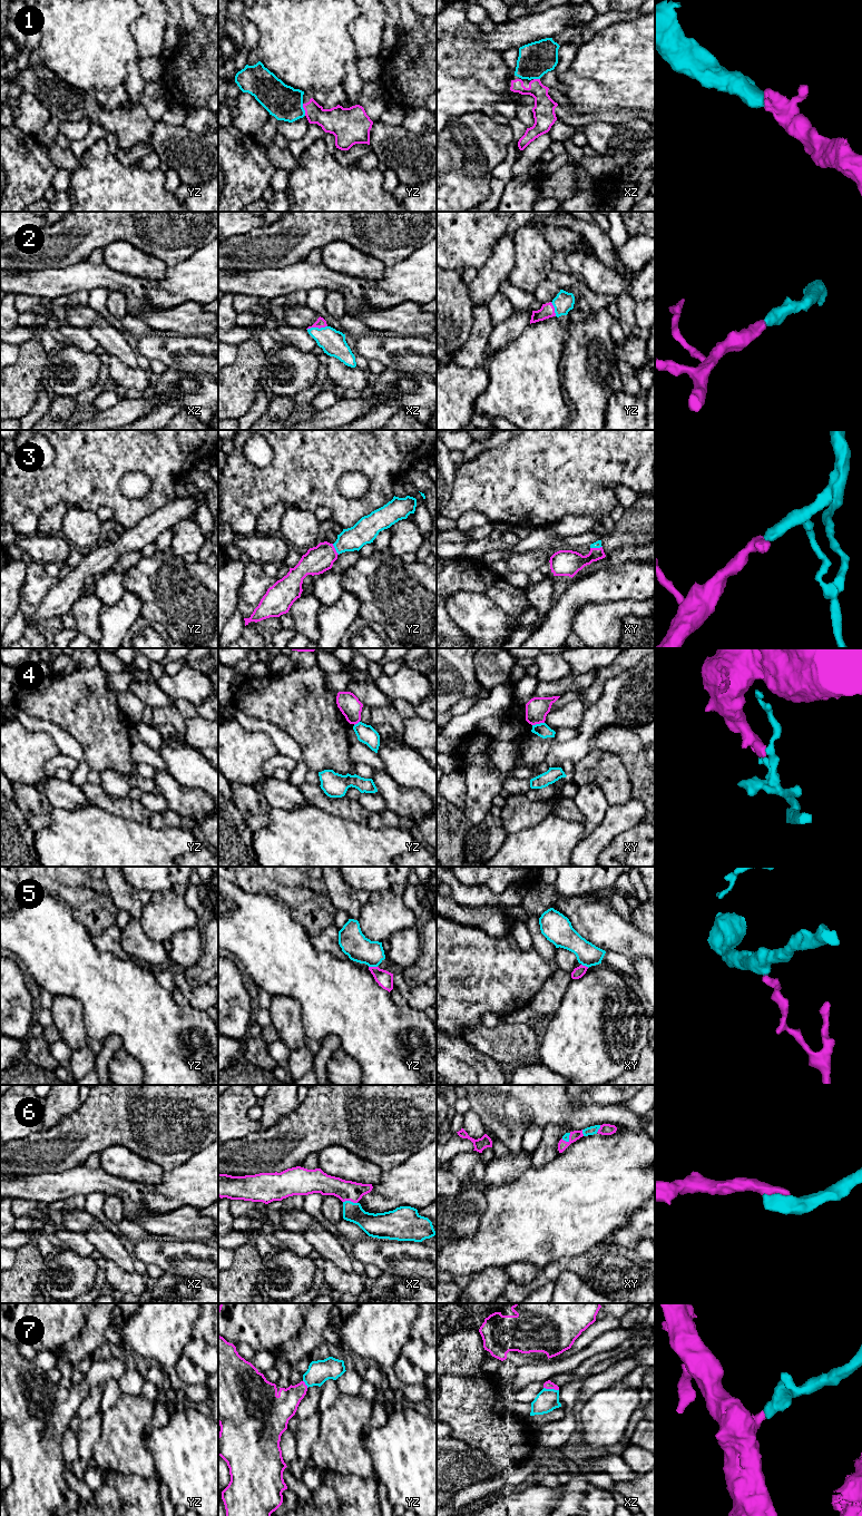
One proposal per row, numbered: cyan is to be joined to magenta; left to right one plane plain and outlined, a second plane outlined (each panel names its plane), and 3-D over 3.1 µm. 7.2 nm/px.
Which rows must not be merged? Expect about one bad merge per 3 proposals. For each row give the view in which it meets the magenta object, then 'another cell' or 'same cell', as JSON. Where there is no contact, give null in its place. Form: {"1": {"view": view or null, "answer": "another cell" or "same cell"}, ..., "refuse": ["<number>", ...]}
{"1": {"view": "yz", "answer": "same cell"}, "2": {"view": "xz", "answer": "same cell"}, "3": {"view": "yz", "answer": "same cell"}, "4": {"view": "xy", "answer": "another cell"}, "5": {"view": "yz", "answer": "another cell"}, "6": {"view": "xz", "answer": "same cell"}, "7": {"view": "xz", "answer": "same cell"}, "refuse": ["4", "5"]}

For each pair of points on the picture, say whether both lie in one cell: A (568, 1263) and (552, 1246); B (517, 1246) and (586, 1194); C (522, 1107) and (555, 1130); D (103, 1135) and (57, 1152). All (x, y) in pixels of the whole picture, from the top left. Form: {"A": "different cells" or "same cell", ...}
{"A": "different cells", "B": "same cell", "C": "different cells", "D": "same cell"}

